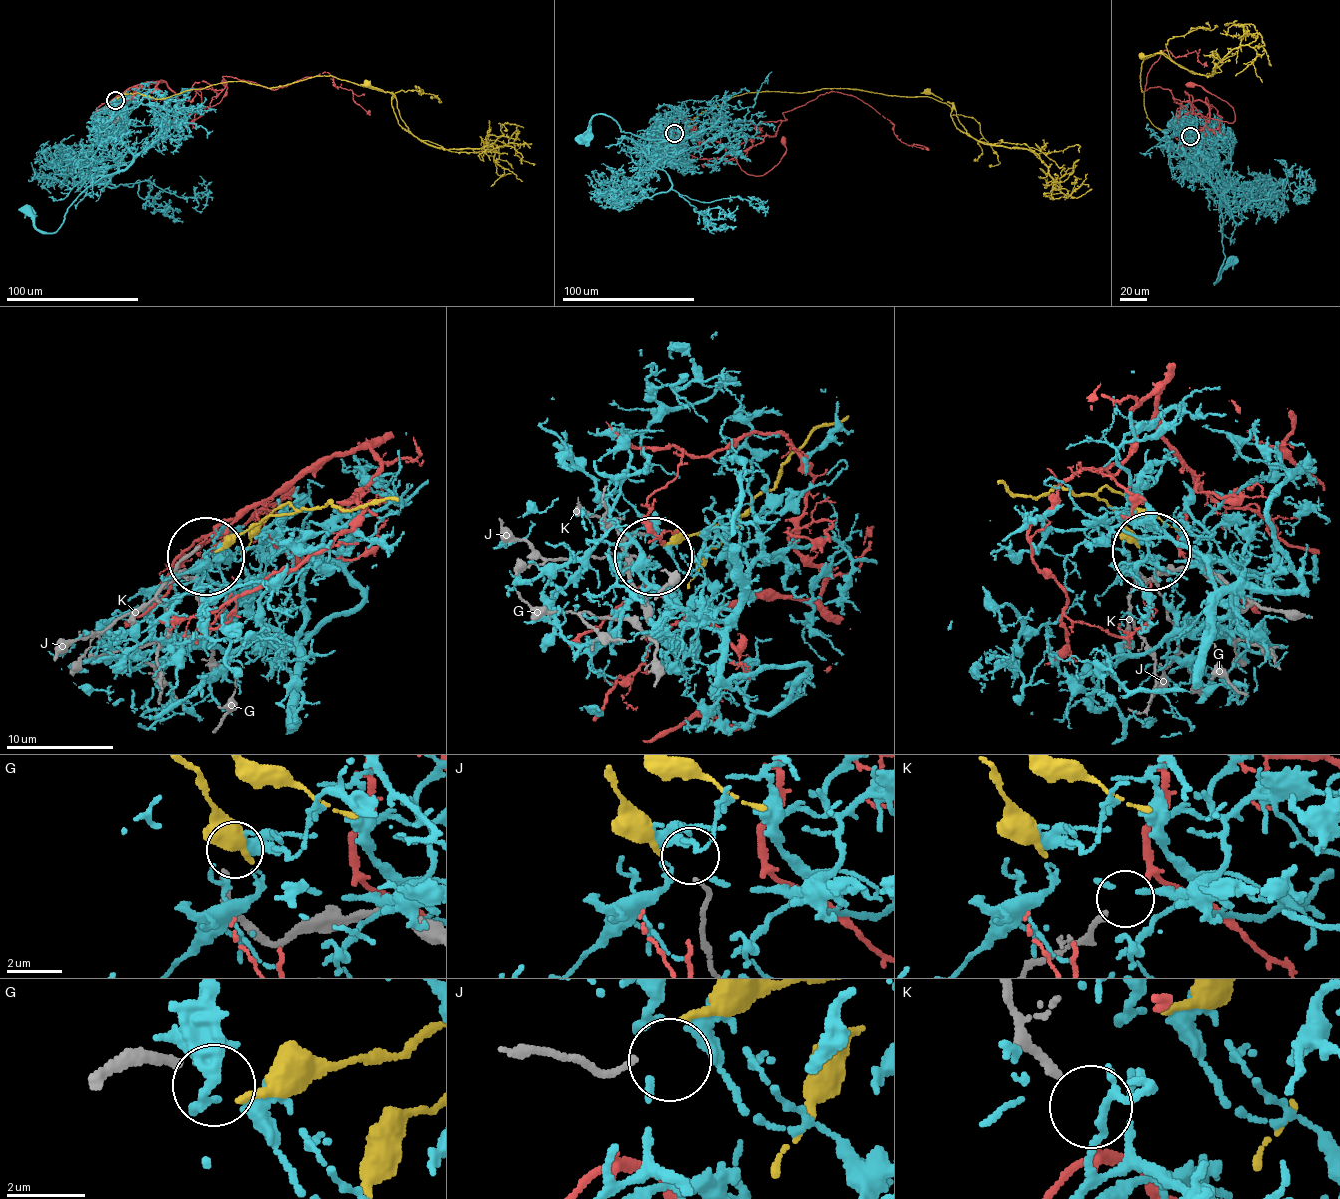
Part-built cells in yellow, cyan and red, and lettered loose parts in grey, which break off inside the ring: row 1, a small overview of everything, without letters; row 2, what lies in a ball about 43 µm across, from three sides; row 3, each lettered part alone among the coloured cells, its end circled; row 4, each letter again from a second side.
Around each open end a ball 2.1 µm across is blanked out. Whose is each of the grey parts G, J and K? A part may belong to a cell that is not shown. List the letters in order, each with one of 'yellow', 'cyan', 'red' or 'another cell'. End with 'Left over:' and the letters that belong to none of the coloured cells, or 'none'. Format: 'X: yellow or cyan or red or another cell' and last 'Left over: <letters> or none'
G: another cell
J: yellow
K: red
Left over: G

